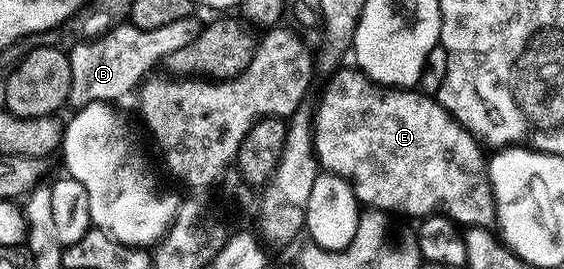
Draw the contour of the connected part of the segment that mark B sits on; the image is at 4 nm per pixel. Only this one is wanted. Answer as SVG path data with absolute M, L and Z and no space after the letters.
M189 17L182 21L170 21L159 29L138 29L131 25L113 27L105 35L95 39L73 42L68 51L70 61L70 93L68 103L73 108L85 107L88 103L112 103L123 95L137 90L144 82L148 71L156 62L165 60L177 49L186 49L200 35L201 20Z

